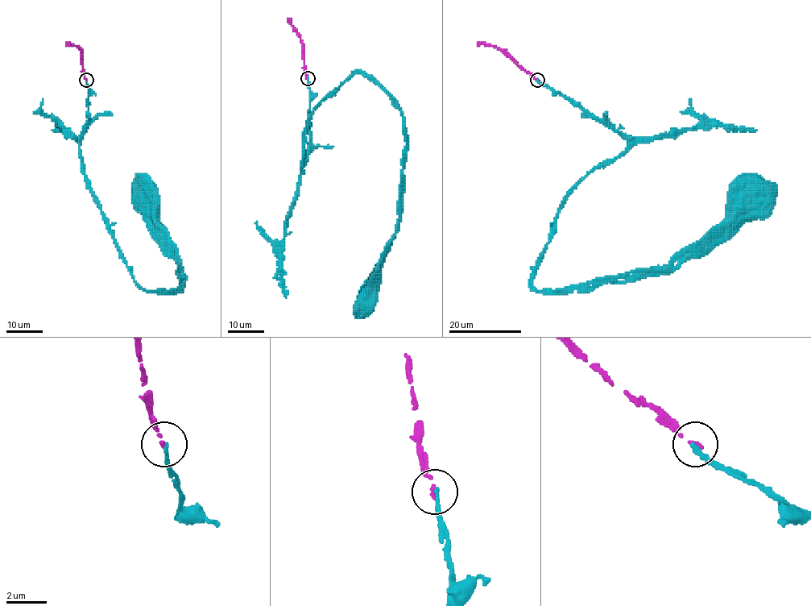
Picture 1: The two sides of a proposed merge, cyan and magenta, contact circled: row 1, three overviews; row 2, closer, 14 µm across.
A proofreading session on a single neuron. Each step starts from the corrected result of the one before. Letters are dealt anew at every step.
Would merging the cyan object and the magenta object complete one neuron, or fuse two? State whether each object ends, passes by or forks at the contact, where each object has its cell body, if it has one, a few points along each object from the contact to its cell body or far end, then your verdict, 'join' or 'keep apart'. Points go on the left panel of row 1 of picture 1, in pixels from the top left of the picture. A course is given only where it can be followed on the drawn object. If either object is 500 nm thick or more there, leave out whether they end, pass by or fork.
cyan ends; magenta ends; soma cyan (141, 195); soma magenta none; course cyan (85, 80), (88, 126), (78, 147), (88, 187), (132, 278), (144, 290), (175, 291), (184, 277), (138, 195); course magenta (85, 80), (81, 51), (76, 46), (69, 43), (70, 45); keep apart

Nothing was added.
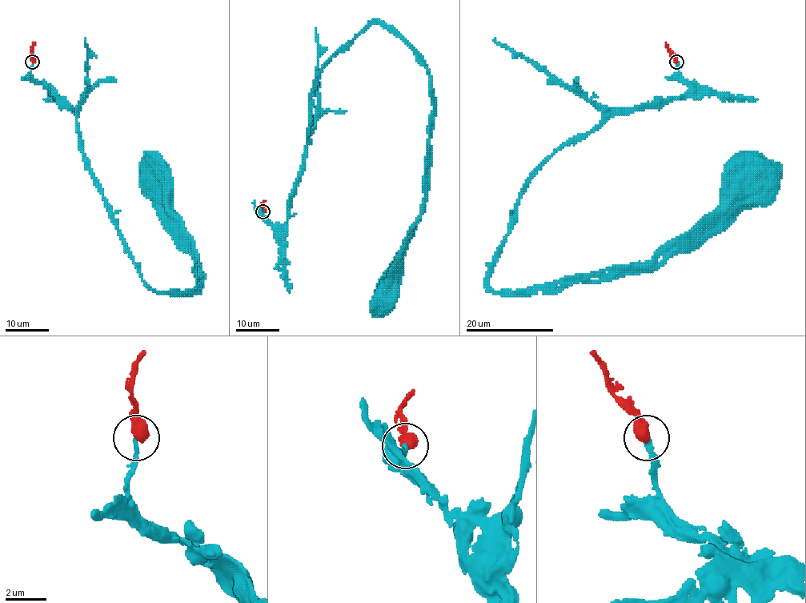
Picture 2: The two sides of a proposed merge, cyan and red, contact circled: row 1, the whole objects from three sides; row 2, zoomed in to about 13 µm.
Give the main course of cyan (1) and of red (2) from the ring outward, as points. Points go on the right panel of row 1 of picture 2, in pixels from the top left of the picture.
1: (677, 62), (683, 94), (609, 114), (536, 172), (488, 287), (526, 292), (662, 265), (765, 177)
2: (677, 62), (665, 43)

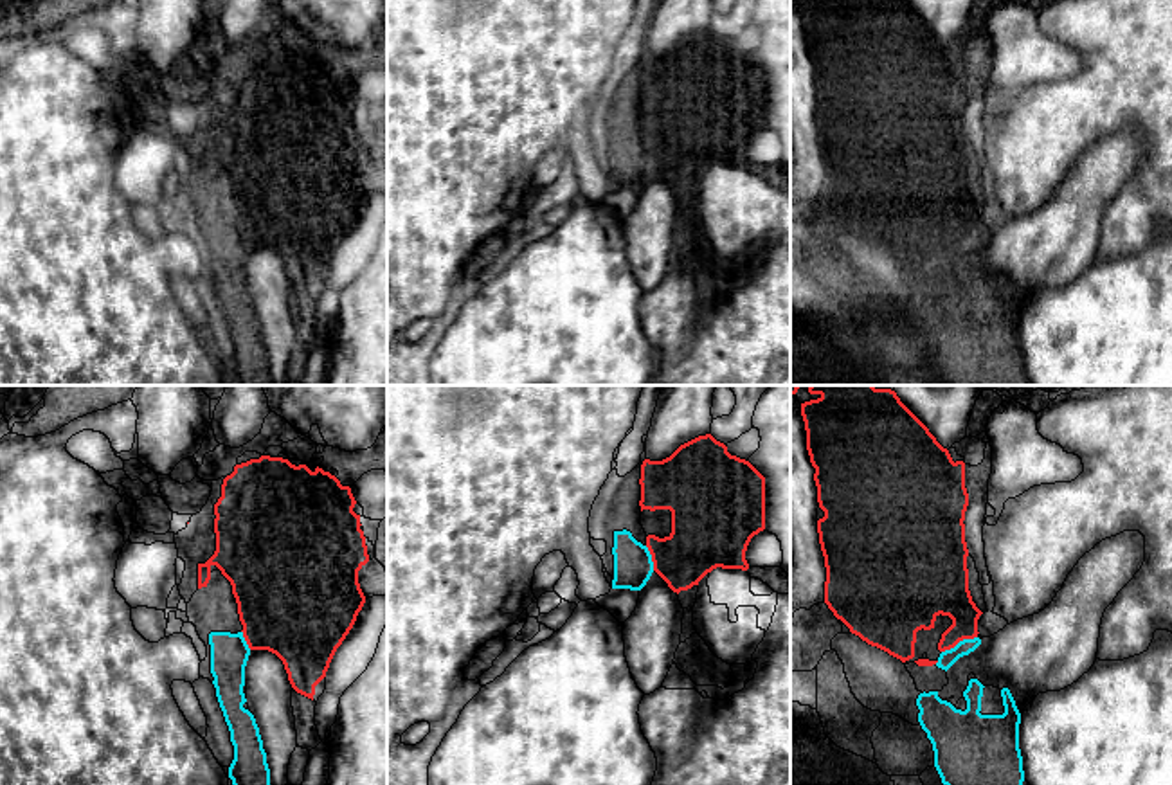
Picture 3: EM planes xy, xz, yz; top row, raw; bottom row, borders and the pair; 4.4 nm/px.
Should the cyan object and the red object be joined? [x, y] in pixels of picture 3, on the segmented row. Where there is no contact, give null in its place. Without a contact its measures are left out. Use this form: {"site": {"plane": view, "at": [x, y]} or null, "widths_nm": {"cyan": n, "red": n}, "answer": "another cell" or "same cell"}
{"site": {"plane": "yz", "at": [960, 641]}, "widths_nm": {"cyan": 70, "red": 220}, "answer": "same cell"}

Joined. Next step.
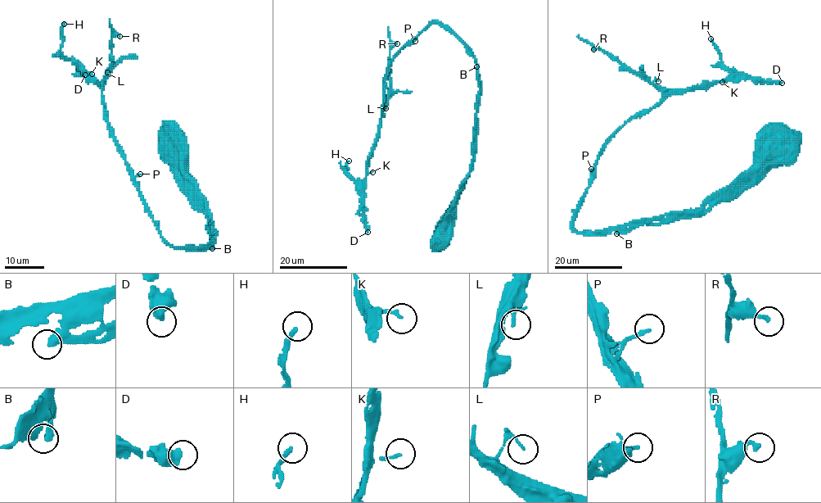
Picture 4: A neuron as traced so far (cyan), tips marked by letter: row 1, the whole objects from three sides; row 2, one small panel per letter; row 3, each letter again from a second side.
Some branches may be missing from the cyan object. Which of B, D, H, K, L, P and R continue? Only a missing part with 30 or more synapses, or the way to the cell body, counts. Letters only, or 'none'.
none

